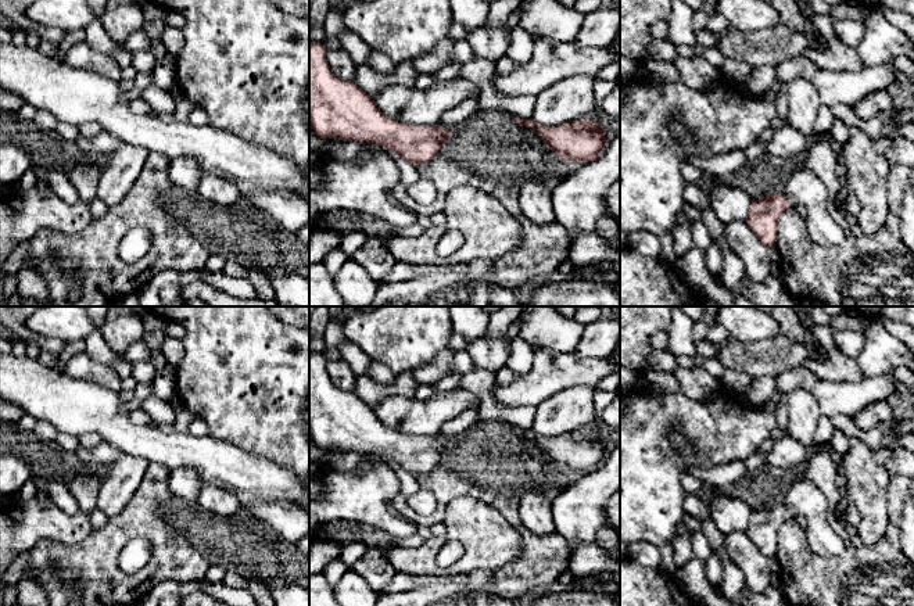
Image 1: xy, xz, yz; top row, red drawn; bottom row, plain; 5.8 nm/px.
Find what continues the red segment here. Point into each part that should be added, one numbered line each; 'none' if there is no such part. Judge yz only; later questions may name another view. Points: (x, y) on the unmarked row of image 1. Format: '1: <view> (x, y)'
1: yz (806, 499)

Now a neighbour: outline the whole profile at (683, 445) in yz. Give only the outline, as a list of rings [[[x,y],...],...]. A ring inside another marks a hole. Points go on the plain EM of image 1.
[[[680,424],[667,427],[666,433],[677,455],[687,458],[696,451],[692,440],[682,431]]]

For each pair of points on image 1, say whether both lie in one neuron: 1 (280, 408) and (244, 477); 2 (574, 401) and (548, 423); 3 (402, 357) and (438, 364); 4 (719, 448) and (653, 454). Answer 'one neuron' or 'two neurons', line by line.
1: two neurons
2: one neuron
3: two neurons
4: one neuron

